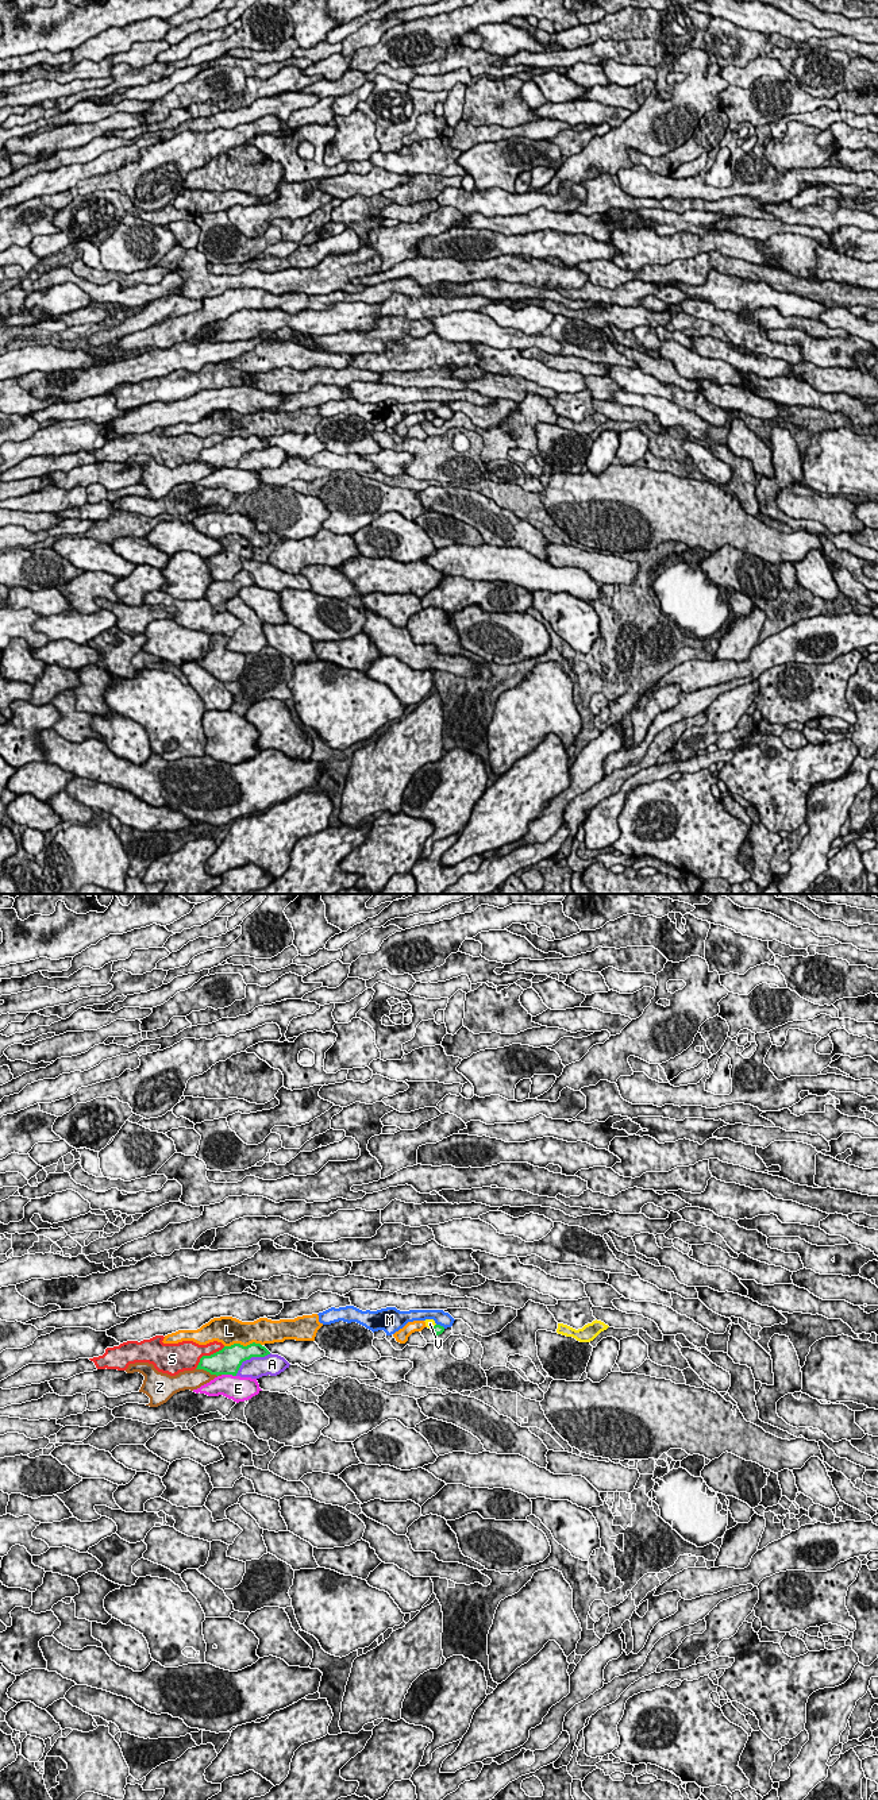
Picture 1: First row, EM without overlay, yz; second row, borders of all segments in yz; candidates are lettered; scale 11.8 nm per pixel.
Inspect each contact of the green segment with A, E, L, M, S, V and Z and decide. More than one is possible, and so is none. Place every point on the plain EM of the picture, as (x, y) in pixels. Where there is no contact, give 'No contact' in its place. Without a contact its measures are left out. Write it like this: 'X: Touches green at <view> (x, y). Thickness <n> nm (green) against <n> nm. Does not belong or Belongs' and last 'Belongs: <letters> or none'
A: Touches green at yz (250, 450). Thickness 300 nm (green) against 260 nm. Does not belong
E: Touches green at yz (228, 466). Thickness 320 nm (green) against 300 nm. Does not belong
L: Touches green at yz (242, 438). Thickness 320 nm (green) against 340 nm. Does not belong
M: Touches green at yz (439, 417). Thickness 120 nm (green) against 170 nm. Does not belong
S: Touches green at yz (207, 448). Thickness 320 nm (green) against 340 nm. Does not belong
V: Touches green at yz (434, 419). Thickness 120 nm (green) against 120 nm. Does not belong
Z: Touches green at yz (208, 463). Thickness 320 nm (green) against 220 nm. Does not belong
Belongs: none

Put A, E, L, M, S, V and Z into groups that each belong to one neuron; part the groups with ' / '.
A / E / L / M / S / V / Z

